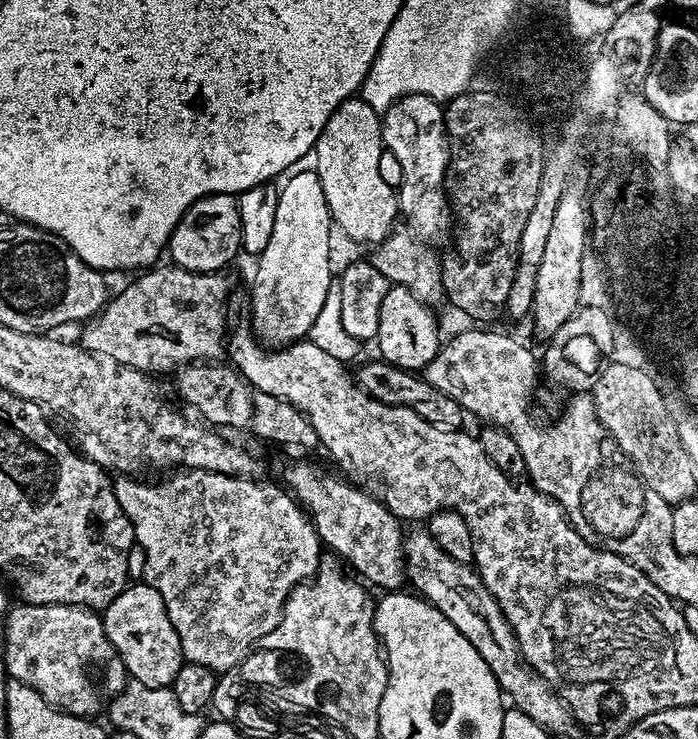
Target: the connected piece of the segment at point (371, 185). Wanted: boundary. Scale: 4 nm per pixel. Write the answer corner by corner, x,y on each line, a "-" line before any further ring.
353,98
334,110
322,130
314,149
316,164
314,171
322,182
322,191
326,193
326,206
330,206
333,225
340,228
352,240
360,244
375,246
382,243
394,231
395,220
398,220
397,189
386,186
378,175
378,158
386,151
384,139
380,133
381,117
365,100

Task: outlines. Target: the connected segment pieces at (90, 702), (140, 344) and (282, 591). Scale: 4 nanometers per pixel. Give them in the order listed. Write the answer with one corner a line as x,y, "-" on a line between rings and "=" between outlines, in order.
20,602
17,605
17,608
16,605
9,607
8,617
2,622
2,628
4,628
4,668
9,672
7,675
11,679
38,690
38,694
42,694
42,698
46,698
46,702
50,702
61,712
69,712
72,716
83,716
85,718
99,717
99,712
101,715
107,709
109,700
117,696
130,679
127,670
124,669
122,658
114,650
110,638
106,638
103,619
93,609
80,608
76,604
26,604
=
171,262
165,264
165,268
153,266
141,271
132,278
137,280
130,281
117,296
115,293
108,303
83,325
84,333
78,337
80,347
94,354
106,354
106,358
114,358
114,362
122,362
145,374
168,371
171,373
181,366
219,361
226,352
226,329
230,324
228,295
232,292
231,282
224,274
188,272
=
182,468
165,476
168,477
158,481
156,488
140,480
144,478
137,478
132,474
117,475
114,480
118,506
122,506
126,518
130,518
136,535
135,543
140,544
142,550
145,551
143,583
149,584
151,588
158,590
158,594
162,594
162,602
166,602
166,614
170,614
170,622
174,622
174,630
178,630
178,638
182,642
182,654
187,663
206,666
211,672
217,674
233,671
260,643
260,640
266,638
266,634
270,634
274,626
278,626
289,594
299,584
311,581
315,576
322,559
320,538
316,535
316,528
308,519
304,509
279,483
278,485
267,484
266,481
260,480
261,478
227,476
214,470
198,470
197,468

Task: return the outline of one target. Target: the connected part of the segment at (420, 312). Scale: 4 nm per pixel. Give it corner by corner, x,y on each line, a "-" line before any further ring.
399,286
389,287
386,298
382,298
382,310
378,314
378,334
374,341
375,347
380,347
379,359
396,368
423,370
434,359
442,343
440,328
436,325
436,316
432,312
435,311
429,305
423,304
410,290

